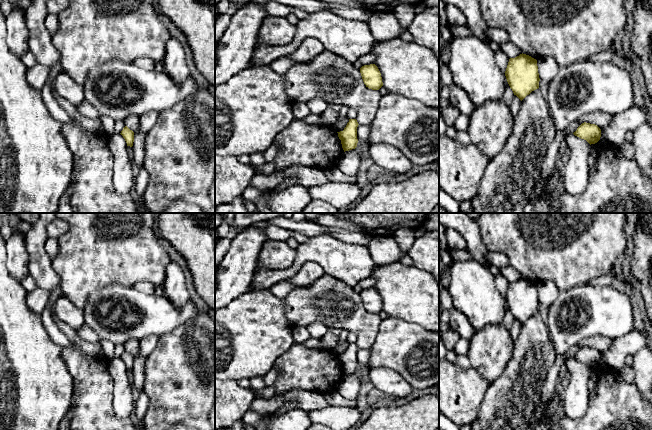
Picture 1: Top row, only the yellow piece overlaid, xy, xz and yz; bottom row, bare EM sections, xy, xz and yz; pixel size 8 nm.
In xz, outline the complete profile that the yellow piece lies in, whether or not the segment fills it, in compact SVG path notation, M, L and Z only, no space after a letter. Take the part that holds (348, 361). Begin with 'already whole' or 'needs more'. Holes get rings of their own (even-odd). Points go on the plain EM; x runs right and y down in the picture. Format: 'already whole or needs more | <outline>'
already whole | M349 343L346 351L343 355L337 356L338 361L341 364L342 372L345 375L355 373L357 371L357 351L358 346L356 343Z

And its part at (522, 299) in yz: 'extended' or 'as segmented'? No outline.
as segmented

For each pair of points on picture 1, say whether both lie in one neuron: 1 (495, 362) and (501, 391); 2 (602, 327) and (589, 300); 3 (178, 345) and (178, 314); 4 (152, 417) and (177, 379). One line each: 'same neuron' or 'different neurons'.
1: different neurons
2: same neuron
3: different neurons
4: same neuron

